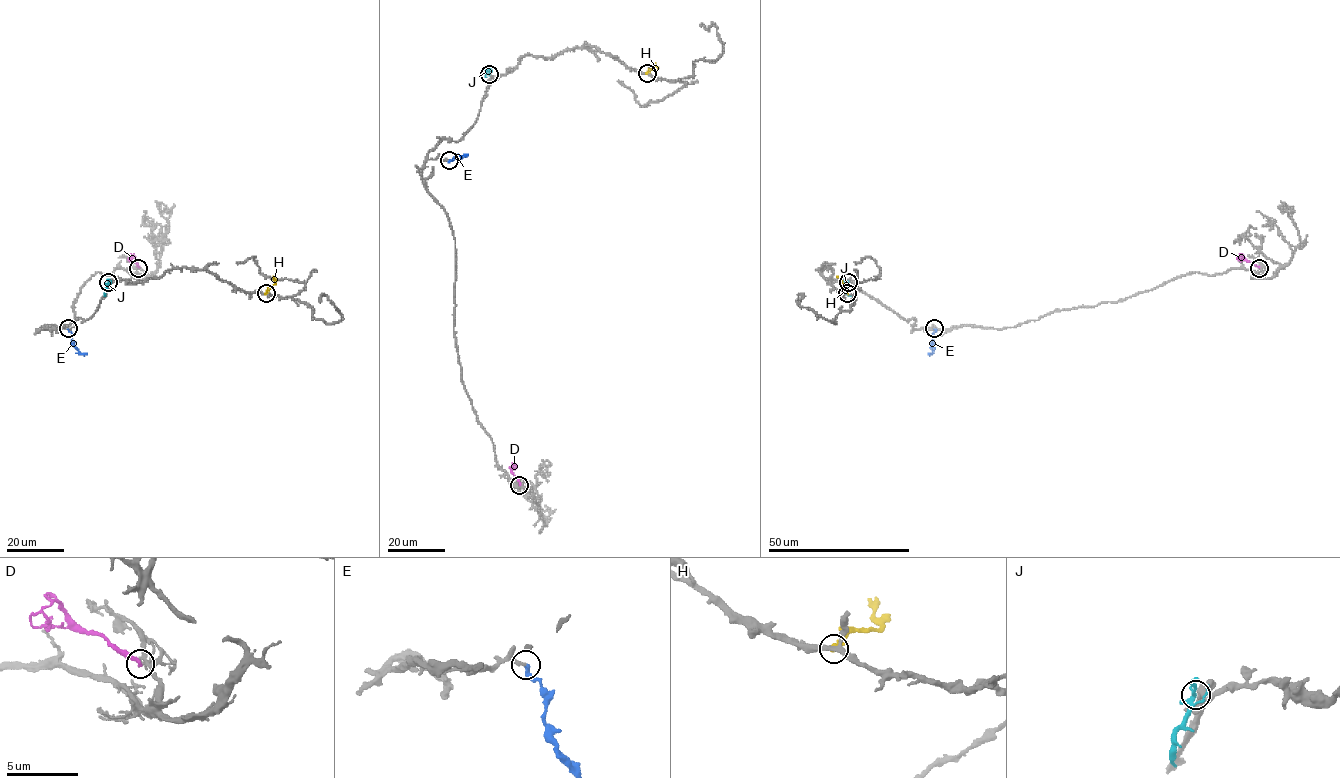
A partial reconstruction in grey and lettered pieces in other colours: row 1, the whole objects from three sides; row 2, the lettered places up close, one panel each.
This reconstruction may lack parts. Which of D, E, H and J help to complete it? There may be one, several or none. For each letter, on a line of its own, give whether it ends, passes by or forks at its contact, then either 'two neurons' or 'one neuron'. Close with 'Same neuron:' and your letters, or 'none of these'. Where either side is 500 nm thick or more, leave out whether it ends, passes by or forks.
D: it ends | two neurons
E: it ends | one neuron
H: it ends | two neurons
J: it forks | two neurons
Same neuron: E

